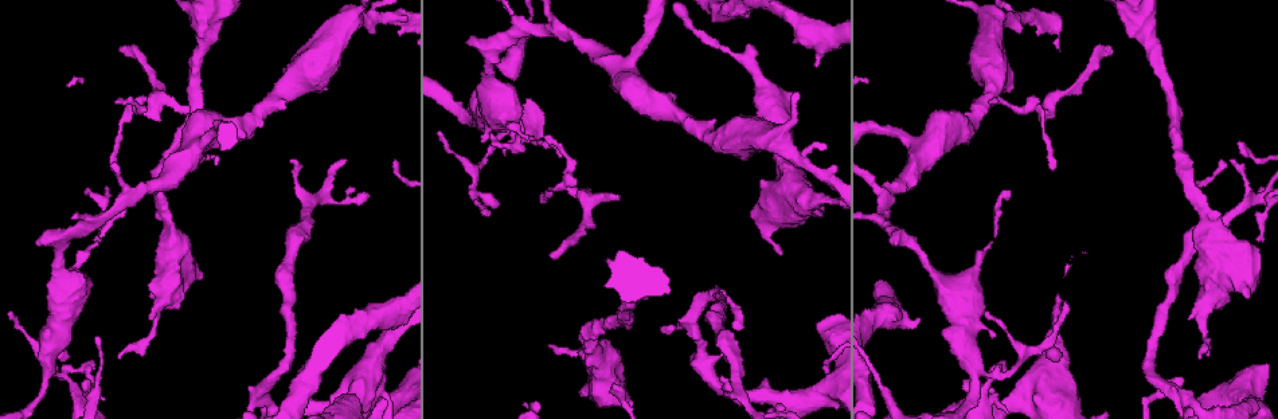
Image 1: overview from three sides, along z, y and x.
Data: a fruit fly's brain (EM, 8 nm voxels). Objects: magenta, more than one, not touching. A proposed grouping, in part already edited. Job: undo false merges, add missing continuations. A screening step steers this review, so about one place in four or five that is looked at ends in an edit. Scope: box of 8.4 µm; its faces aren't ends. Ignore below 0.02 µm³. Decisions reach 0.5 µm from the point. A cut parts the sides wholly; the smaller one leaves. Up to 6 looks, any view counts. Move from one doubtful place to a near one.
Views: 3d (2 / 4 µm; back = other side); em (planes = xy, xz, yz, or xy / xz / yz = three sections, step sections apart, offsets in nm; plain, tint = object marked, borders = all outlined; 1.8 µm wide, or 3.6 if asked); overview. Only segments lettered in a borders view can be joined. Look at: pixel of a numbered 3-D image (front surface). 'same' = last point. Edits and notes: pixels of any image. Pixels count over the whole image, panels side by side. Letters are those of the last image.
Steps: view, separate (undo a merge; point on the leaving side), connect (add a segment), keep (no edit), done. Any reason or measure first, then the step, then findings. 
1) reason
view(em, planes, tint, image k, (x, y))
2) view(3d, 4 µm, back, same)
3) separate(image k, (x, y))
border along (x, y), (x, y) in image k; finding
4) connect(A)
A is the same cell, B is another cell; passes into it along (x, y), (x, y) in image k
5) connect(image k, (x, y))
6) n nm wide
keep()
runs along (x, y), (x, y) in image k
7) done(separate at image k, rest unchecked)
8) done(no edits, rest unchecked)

an open end
view(em, planes, borders, image 1, (1199, 355))

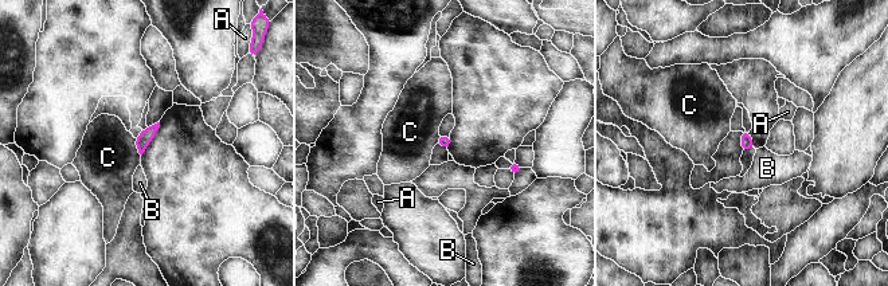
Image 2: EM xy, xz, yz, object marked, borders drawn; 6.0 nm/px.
keep()
A, B and C are other cells; border along (135, 138), (135, 147), (141, 155) in image 2; none of them fits

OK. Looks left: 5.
abrupt turn
view(3d, 4 µm, image 1, (474, 188))

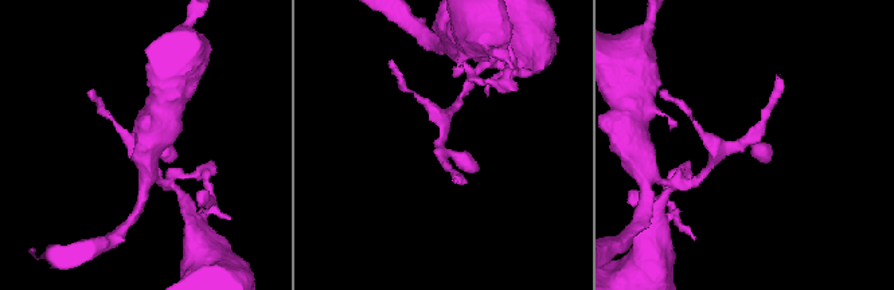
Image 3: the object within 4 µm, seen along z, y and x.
shape alone is not enough
view(em, yz, step 16, tint, image 3, (439, 143))

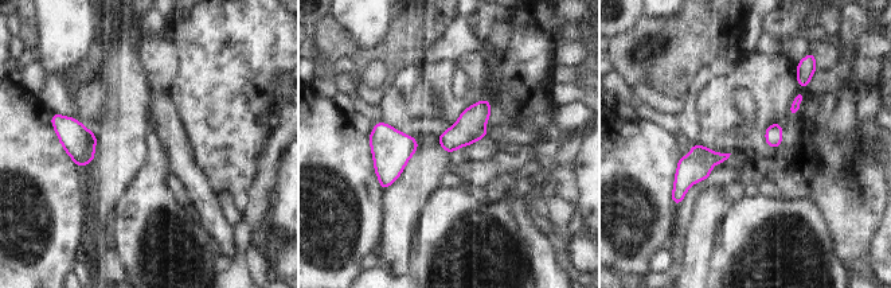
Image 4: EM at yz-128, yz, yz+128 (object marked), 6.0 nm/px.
cut it another way
view(em, planes, borders, same)

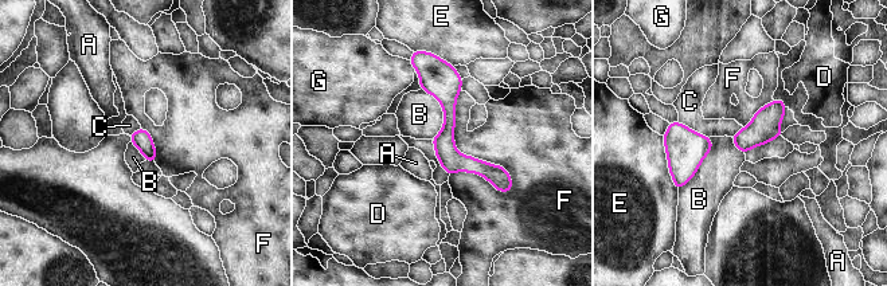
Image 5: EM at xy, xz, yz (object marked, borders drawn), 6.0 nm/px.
keep()
A, B, C, D, E, F and G are other cells; border along (421, 87), (442, 108), (432, 140) in image 5; all the same neuron

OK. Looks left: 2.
branch stops here
view(3d, 4 µm, image 1, (189, 111))

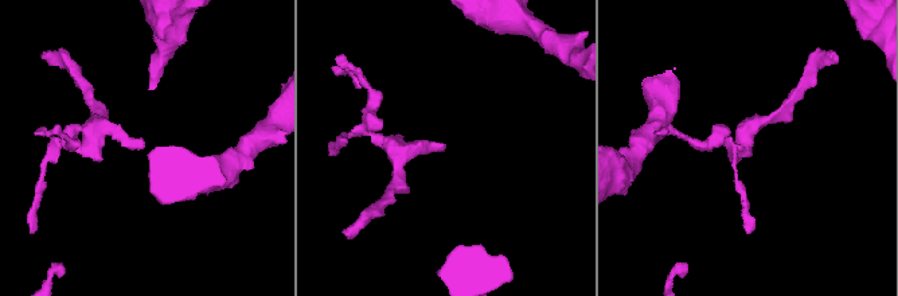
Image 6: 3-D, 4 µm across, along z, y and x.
view(em, planes, borders, image 6, (140, 147))

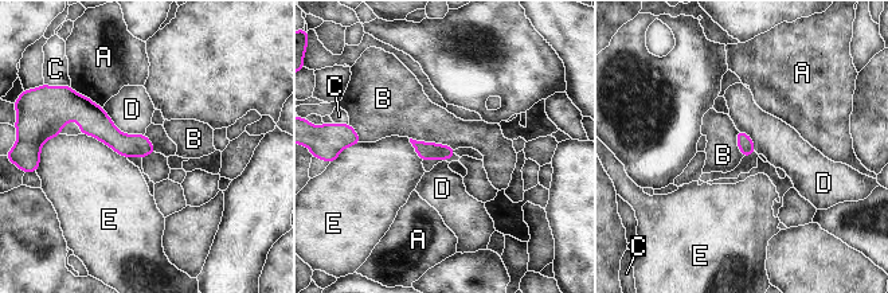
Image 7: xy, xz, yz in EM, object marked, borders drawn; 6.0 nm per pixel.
keep()
A, B, C, D and E are other cells; border along (410, 137), (448, 144), (454, 149) in image 7; none of them fits

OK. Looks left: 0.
done(no edits, rest unchecked)

